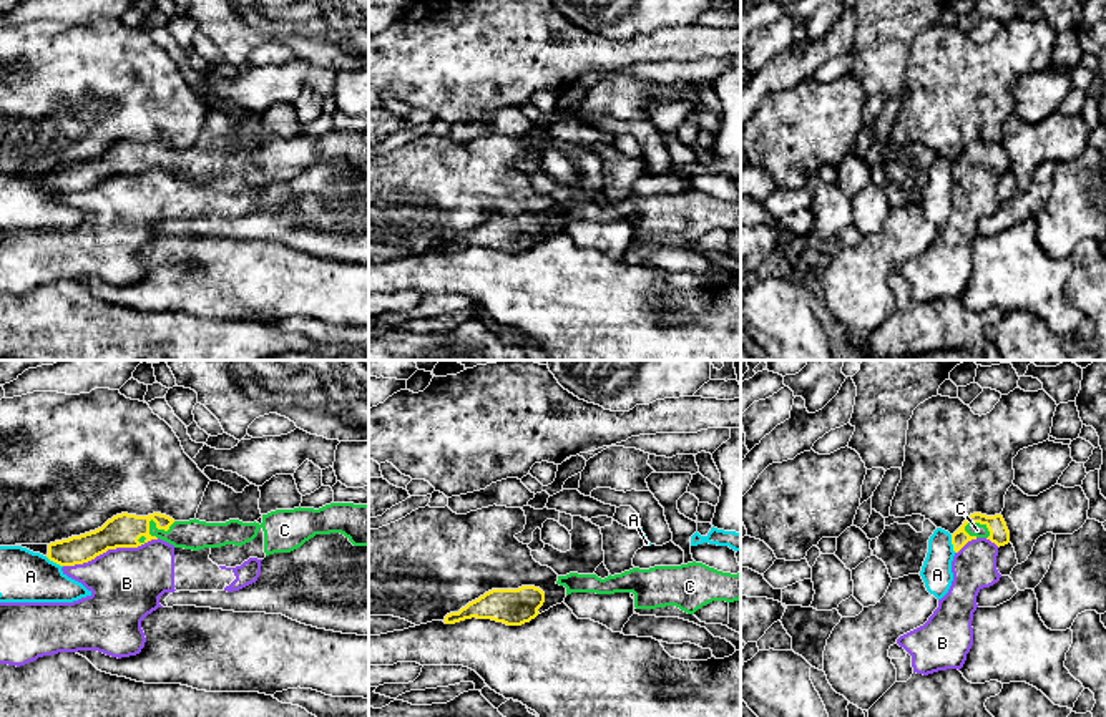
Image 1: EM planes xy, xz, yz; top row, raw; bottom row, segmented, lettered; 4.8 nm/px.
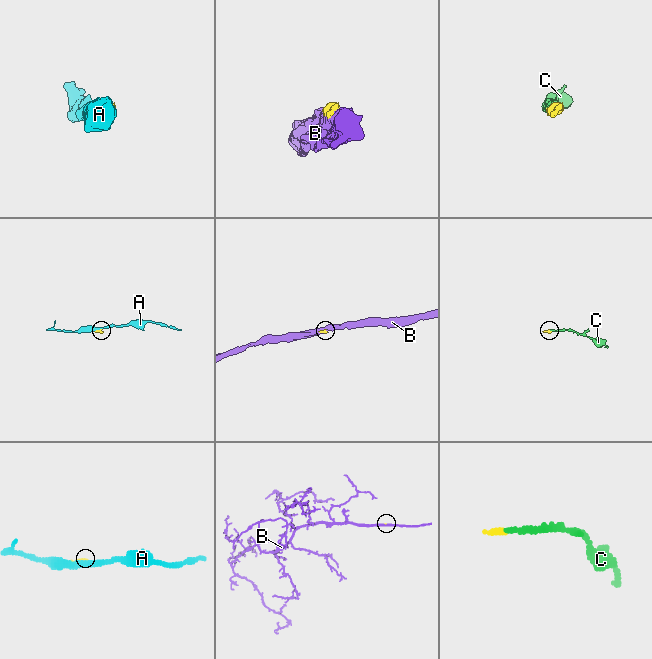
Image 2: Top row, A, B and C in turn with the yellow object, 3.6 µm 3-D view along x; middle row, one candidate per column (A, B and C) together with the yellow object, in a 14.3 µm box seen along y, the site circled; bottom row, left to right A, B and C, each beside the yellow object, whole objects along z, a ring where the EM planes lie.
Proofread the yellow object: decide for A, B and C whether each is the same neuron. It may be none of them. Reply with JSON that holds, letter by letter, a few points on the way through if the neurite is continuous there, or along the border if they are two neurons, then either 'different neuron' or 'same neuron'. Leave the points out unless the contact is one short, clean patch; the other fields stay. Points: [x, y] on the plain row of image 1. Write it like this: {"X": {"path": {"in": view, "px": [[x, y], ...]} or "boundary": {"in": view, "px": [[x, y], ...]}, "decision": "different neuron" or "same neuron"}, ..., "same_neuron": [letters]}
{"A": {"decision": "different neuron"}, "B": {"decision": "different neuron"}, "C": {"path": {"in": "xy", "px": [[123, 158], [156, 153], [175, 161], [195, 163]]}, "decision": "same neuron"}, "same_neuron": ["C"]}

